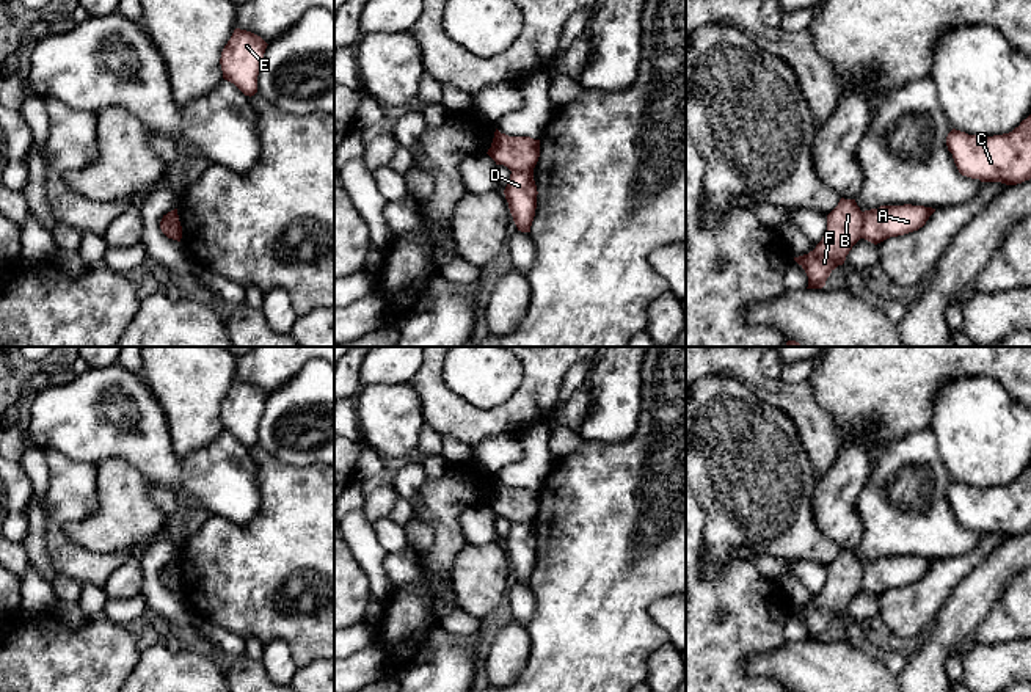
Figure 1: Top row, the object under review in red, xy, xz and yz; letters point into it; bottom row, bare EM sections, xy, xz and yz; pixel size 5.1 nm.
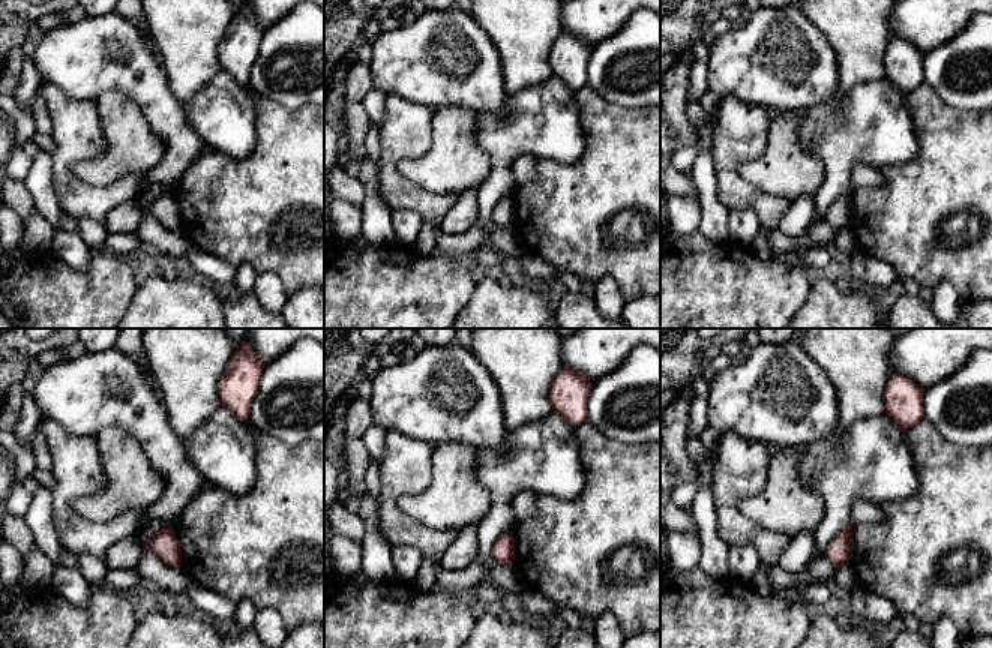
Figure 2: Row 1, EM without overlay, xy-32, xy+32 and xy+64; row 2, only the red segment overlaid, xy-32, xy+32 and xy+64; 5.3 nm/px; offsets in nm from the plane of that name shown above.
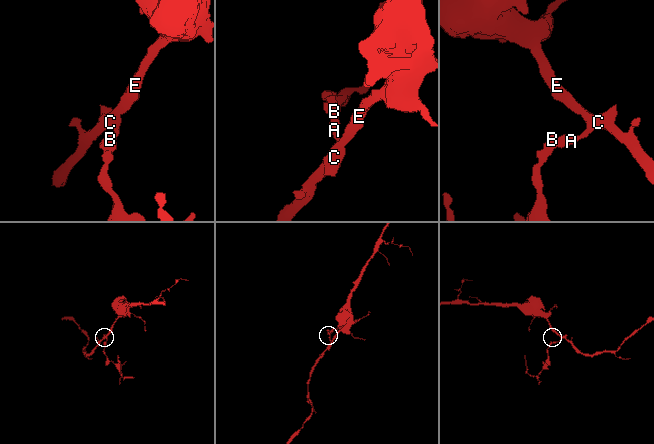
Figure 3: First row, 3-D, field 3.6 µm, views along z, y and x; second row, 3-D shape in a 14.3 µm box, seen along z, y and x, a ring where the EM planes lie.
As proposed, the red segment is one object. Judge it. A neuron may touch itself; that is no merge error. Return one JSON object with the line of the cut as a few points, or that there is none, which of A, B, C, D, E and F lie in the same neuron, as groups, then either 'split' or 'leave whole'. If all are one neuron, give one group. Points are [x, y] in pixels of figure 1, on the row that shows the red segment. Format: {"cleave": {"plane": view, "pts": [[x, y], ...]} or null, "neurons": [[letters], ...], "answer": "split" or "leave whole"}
{"cleave": {"plane": "yz", "pts": [[863, 212], [860, 237]]}, "neurons": [["A", "C", "D", "E"], ["B", "F"]], "answer": "split"}

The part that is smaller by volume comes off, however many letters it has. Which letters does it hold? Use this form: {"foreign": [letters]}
{"foreign": ["B", "F"]}

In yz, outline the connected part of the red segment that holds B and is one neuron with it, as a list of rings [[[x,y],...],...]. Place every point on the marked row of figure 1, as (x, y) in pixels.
[[[841,198],[827,215],[827,232],[808,254],[794,257],[808,276],[807,289],[822,289],[830,273],[843,265],[852,246],[862,239],[863,212],[855,199]]]

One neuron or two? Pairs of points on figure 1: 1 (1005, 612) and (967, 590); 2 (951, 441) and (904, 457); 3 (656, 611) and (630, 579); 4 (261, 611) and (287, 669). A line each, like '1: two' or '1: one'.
1: two
2: two
3: two
4: two

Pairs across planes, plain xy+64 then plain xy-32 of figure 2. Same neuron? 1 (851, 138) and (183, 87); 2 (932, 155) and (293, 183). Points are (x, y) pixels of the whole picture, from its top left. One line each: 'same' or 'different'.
1: different
2: same

